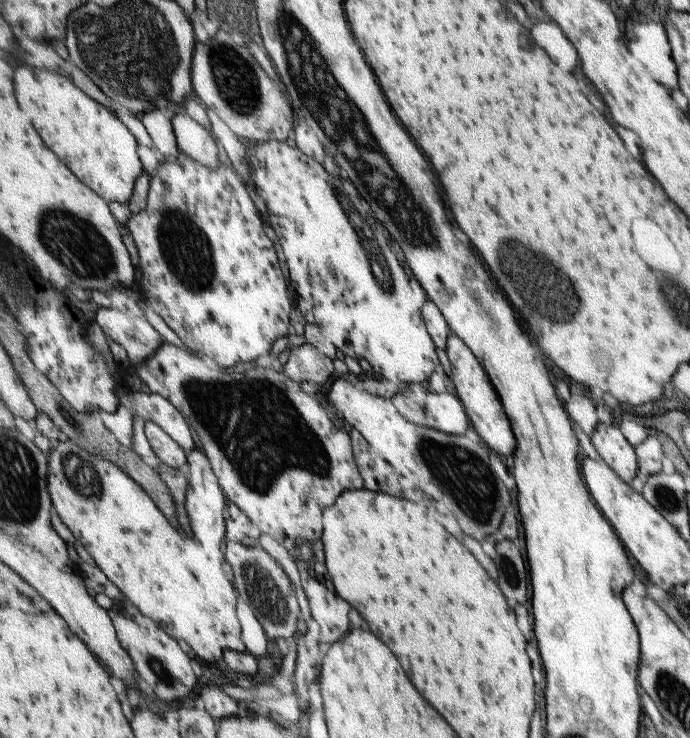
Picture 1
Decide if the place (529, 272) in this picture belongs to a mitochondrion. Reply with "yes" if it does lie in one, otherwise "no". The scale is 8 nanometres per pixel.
yes

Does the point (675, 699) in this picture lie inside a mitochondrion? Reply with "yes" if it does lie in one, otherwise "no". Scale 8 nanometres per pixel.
yes

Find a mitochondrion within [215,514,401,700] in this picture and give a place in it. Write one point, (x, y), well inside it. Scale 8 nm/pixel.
(261, 587)

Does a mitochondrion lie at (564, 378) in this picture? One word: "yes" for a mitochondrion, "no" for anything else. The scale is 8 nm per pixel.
no

